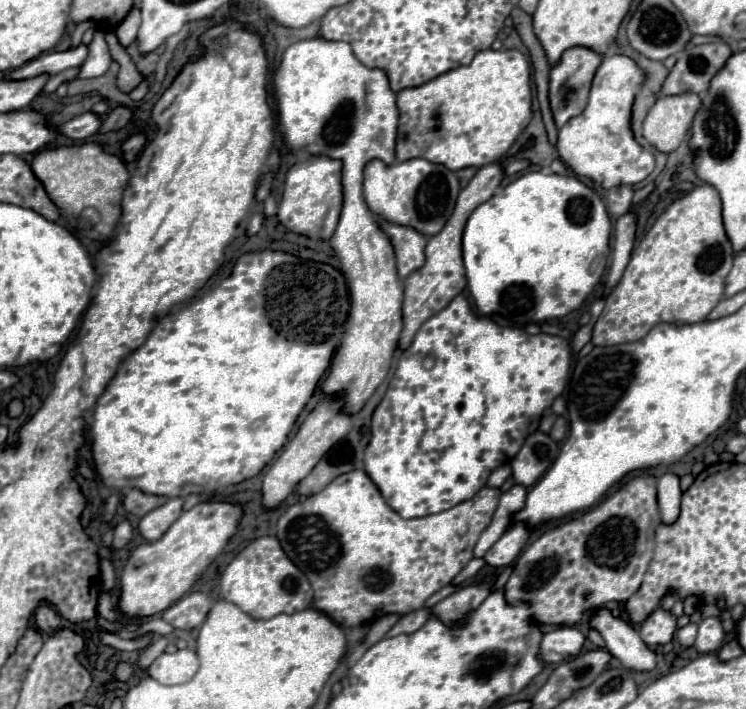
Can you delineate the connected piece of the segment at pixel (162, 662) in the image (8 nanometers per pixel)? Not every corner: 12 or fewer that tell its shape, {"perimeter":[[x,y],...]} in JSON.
{"perimeter":[[193,650],[161,654],[147,670],[161,684],[183,684],[197,672]]}

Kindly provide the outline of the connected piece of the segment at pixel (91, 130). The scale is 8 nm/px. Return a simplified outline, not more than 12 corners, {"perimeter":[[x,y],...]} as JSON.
{"perimeter":[[85,112],[59,126],[71,140],[93,136],[101,126],[99,116]]}

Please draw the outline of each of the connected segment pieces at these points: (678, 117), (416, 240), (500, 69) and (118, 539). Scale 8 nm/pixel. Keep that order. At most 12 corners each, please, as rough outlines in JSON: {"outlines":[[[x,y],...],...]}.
{"outlines":[[[657,98],[643,122],[663,154],[685,140],[701,100]],[[381,222],[397,256],[399,278],[423,266],[427,238]],[[483,50],[397,94],[397,160],[505,156],[531,120],[529,62]],[[129,520],[119,522],[113,530],[115,550],[131,540]]]}

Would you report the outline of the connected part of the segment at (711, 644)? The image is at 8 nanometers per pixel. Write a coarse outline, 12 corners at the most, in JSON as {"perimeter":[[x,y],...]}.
{"perimeter":[[717,616],[703,618],[695,648],[717,652],[725,632]]}

